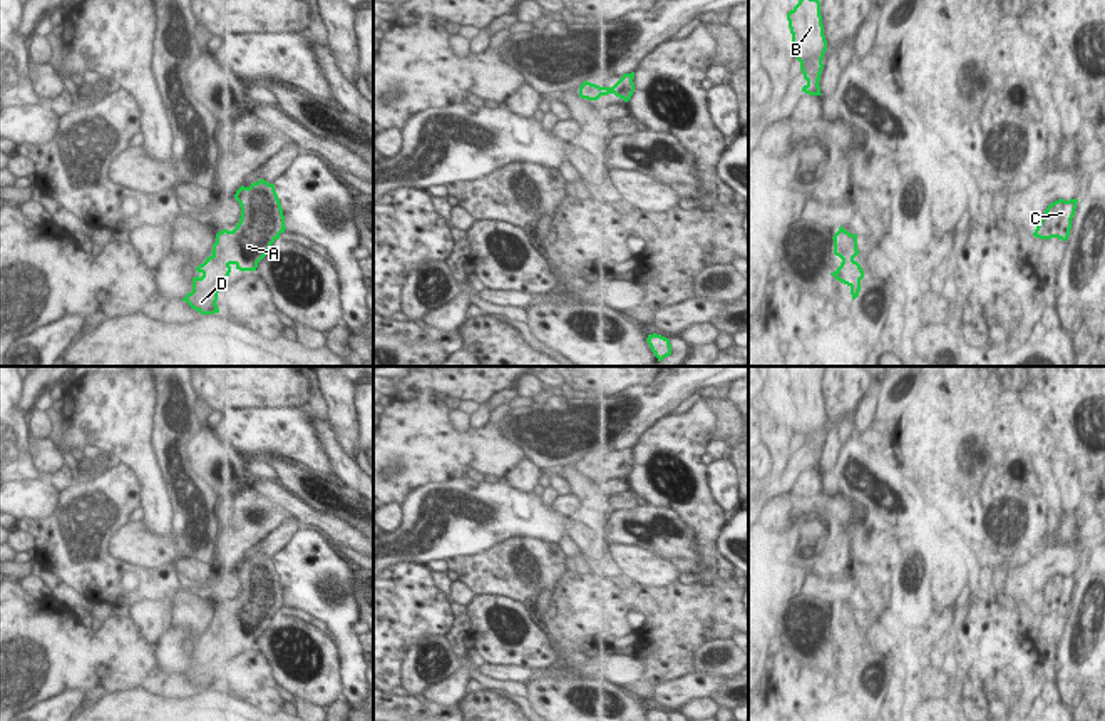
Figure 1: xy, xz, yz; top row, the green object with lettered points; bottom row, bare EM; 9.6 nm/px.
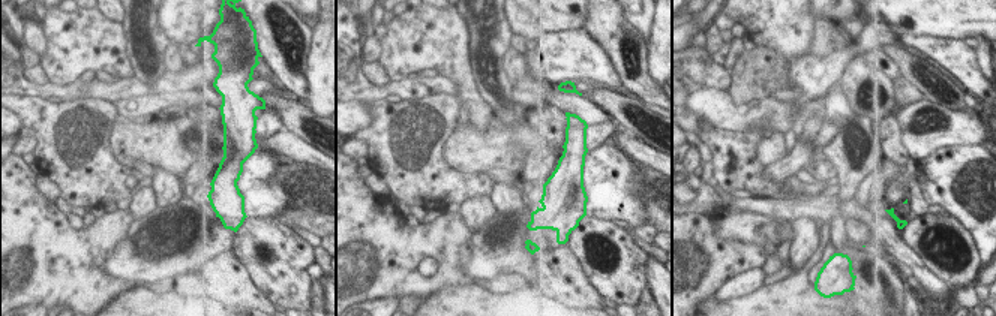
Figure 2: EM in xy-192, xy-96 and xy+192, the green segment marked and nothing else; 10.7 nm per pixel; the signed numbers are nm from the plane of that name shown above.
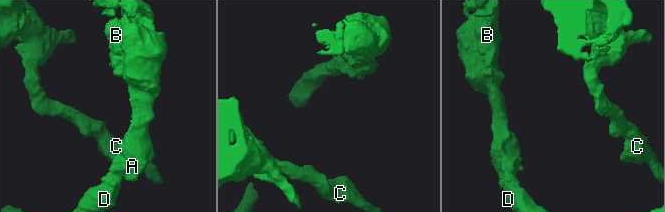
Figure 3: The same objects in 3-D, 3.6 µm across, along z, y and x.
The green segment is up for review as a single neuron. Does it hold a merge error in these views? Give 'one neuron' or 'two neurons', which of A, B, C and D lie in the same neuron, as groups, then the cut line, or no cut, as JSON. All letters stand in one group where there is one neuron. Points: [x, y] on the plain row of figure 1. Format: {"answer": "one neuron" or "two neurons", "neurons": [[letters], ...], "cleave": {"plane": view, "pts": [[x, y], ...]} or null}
{"answer": "one neuron", "neurons": [["A", "B", "C", "D"]], "cleave": null}

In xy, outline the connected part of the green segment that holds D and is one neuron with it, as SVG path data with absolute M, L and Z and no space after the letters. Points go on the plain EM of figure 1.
M260 554L249 562L241 560L234 574L241 580L239 597L233 606L223 604L216 609L211 631L196 642L203 651L193 652L193 666L182 672L201 689L219 688L218 667L231 641L239 646L256 646L258 637L286 604L275 559Z

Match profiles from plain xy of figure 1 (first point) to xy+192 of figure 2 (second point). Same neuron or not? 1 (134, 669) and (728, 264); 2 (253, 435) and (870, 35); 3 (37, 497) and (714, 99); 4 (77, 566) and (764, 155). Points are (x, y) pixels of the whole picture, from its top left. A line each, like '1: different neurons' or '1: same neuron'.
1: same neuron
2: different neurons
3: same neuron
4: different neurons

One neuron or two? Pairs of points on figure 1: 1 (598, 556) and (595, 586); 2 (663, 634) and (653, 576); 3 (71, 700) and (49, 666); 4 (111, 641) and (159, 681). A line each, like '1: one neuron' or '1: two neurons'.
1: two neurons
2: two neurons
3: two neurons
4: one neuron

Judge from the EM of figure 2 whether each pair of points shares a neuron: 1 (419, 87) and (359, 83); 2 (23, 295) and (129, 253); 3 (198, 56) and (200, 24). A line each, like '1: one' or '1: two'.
1: one
2: two
3: two

